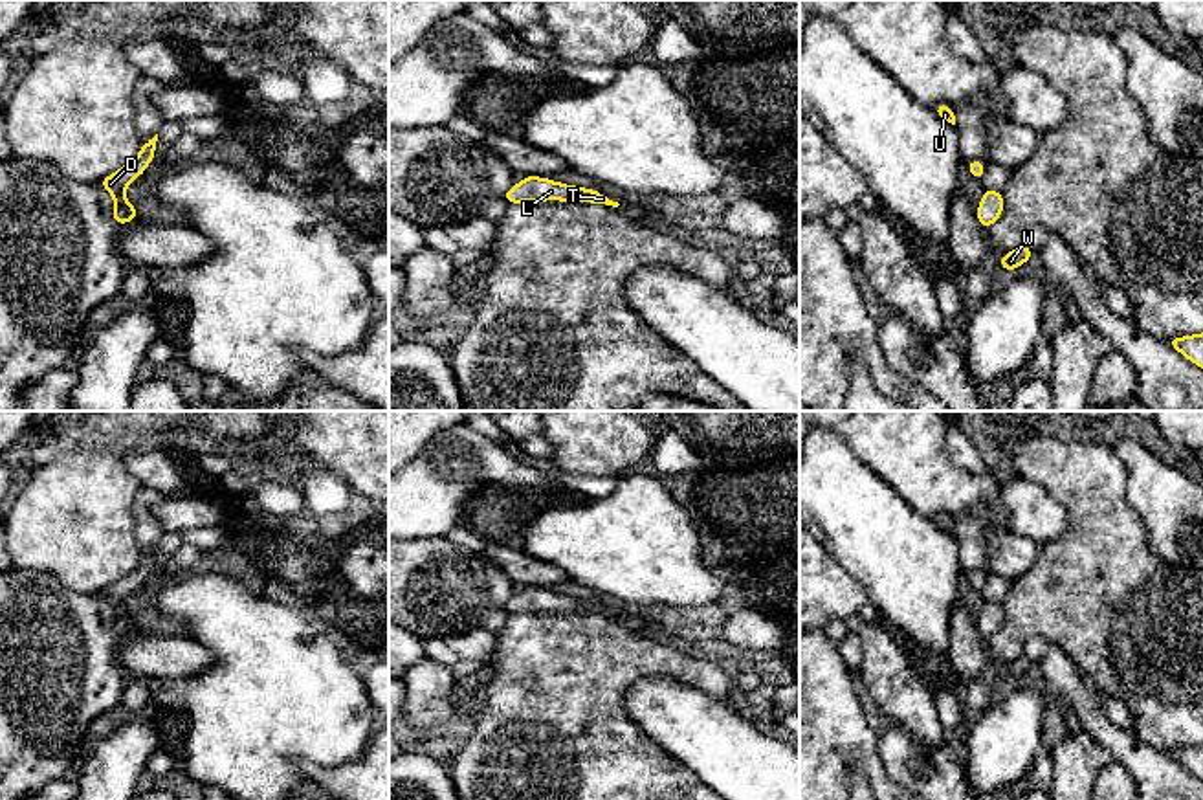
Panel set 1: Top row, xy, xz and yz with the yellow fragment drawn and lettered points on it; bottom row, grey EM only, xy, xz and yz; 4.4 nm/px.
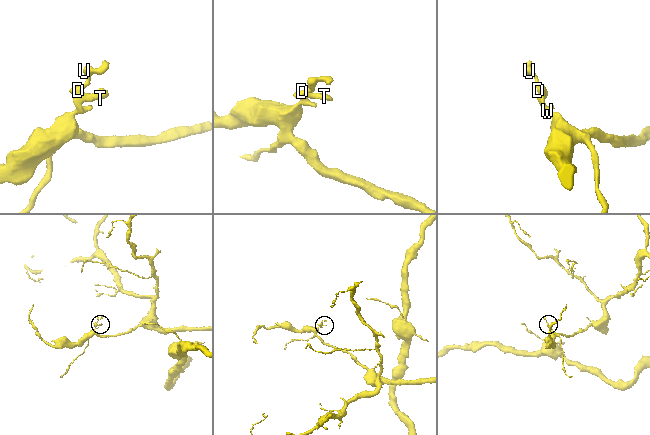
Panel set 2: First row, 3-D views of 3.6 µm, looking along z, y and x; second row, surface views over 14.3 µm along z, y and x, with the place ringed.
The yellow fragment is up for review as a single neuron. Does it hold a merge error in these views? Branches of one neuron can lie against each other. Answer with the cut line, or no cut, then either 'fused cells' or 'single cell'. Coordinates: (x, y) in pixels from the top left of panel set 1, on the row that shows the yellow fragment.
cut none; single cell

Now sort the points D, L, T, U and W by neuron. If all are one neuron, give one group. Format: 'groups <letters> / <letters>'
groups D L T U W

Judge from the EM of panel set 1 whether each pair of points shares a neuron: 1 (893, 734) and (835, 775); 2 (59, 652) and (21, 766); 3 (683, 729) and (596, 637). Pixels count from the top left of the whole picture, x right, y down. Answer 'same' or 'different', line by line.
1: different
2: same
3: different

